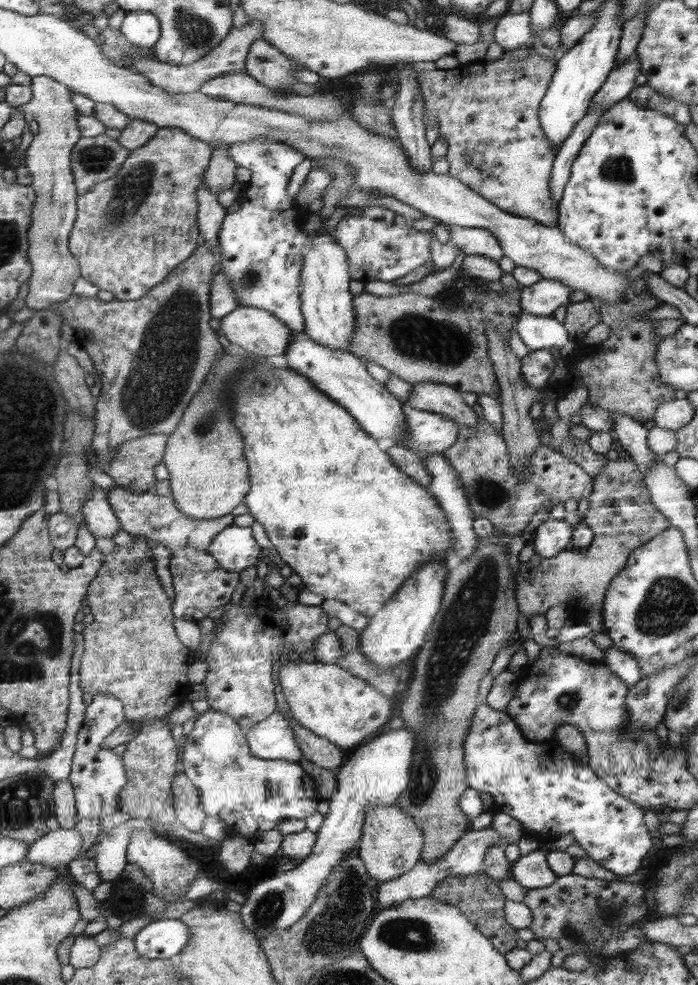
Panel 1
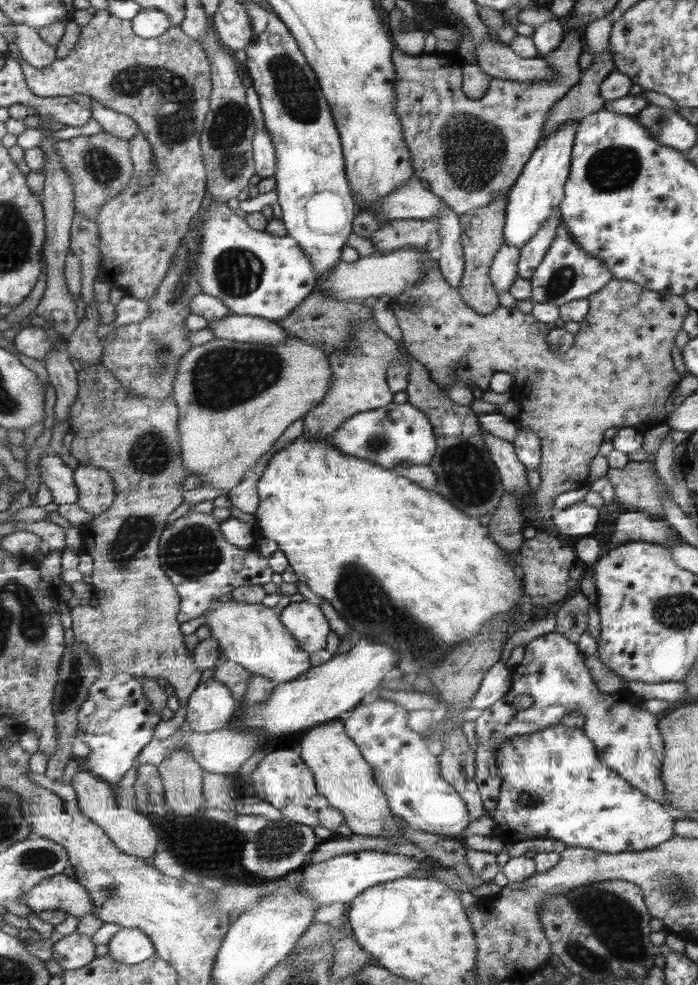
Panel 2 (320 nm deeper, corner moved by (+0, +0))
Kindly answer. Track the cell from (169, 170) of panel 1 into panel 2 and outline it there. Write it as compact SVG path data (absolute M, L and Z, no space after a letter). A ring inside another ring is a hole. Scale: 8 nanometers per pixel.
M108 10L97 11L91 21L82 27L81 41L75 51L65 59L57 59L49 68L31 67L22 57L18 57L21 70L25 74L29 91L37 97L51 98L88 94L99 100L103 106L136 120L146 140L152 144L159 175L151 187L141 187L139 181L131 181L117 198L110 200L101 209L99 224L102 243L101 268L106 272L105 282L118 288L125 295L138 300L149 301L168 274L169 262L181 246L181 238L187 235L193 216L201 210L203 196L208 190L208 173L202 152L204 124L211 108L214 89L213 68L208 54L199 41L185 34L180 25L173 25L169 32L155 39L137 36L132 20L113 16Z

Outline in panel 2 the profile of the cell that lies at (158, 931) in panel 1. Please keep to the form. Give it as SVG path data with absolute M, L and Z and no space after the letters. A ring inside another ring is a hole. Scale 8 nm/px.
M121 928L107 945L115 960L129 966L141 964L156 954L150 936L140 928Z

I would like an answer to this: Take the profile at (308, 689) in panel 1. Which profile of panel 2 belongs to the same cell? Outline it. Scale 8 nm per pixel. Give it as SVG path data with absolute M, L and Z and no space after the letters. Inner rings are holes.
M217 598L204 612L204 624L210 628L211 637L219 641L225 658L241 664L252 673L262 674L274 680L276 684L295 680L306 673L311 665L311 654L301 648L300 641L283 624L280 614L263 603L248 603Z

